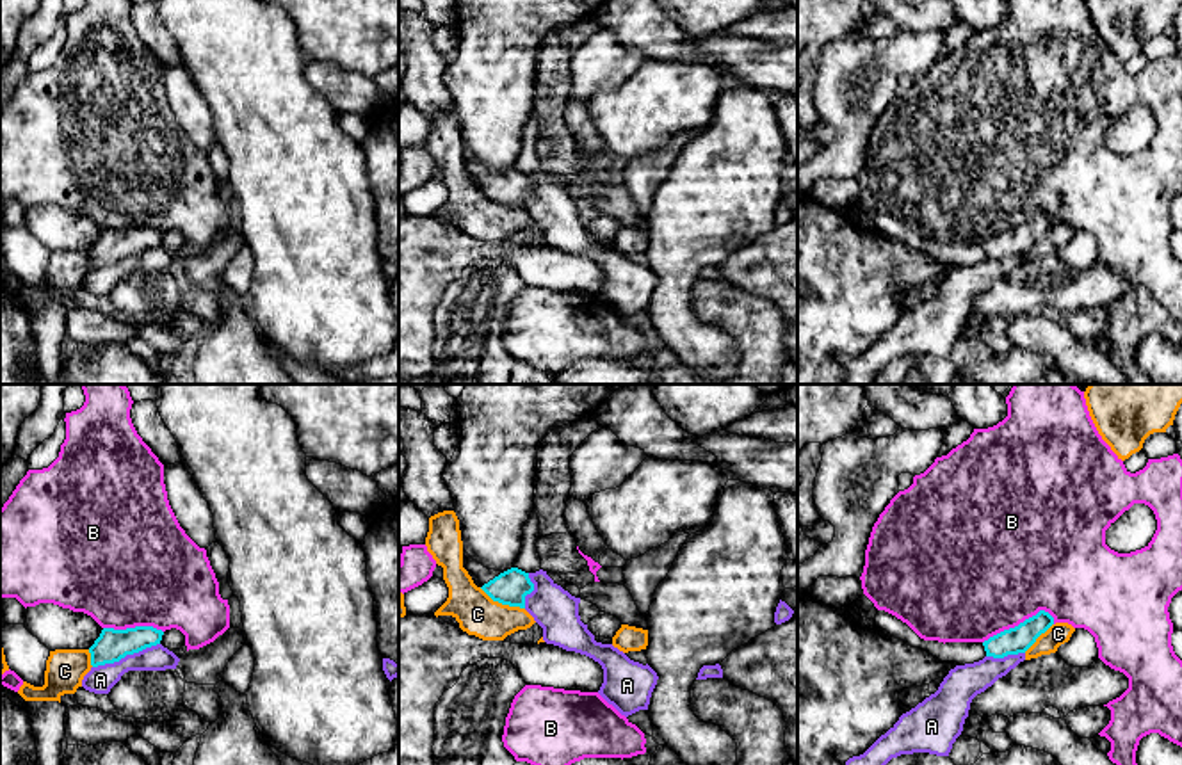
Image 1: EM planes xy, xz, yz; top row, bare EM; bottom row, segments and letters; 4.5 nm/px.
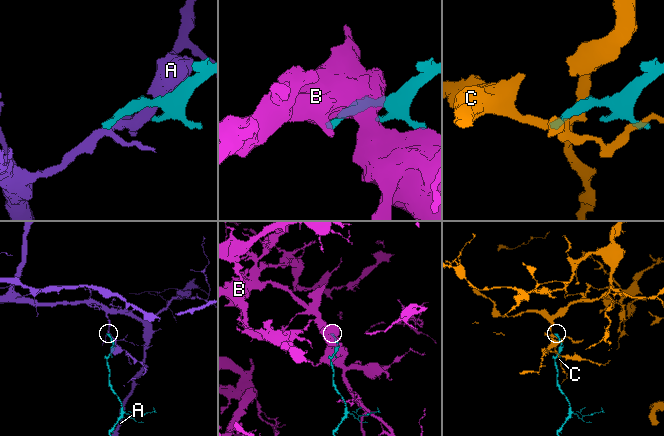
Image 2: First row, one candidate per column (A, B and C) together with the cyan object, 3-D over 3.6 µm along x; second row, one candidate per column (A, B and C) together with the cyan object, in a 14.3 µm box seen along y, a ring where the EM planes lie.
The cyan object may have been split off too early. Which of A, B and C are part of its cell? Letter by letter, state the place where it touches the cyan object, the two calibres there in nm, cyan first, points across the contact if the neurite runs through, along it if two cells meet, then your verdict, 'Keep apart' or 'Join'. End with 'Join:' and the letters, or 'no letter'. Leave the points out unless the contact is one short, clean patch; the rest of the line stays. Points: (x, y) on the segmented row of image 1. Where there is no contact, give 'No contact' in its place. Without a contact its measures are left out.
A: Touches cyan at xy (125, 655). Thickness 150 nm (cyan) against 120 nm. Keep apart
B: Touches cyan at yz (1020, 623). Thickness 120 nm (cyan) against 500 nm. Keep apart
C: Touches cyan at xz (502, 603). Thickness 160 nm (cyan) against 190 nm. Keep apart
Join: no letter

